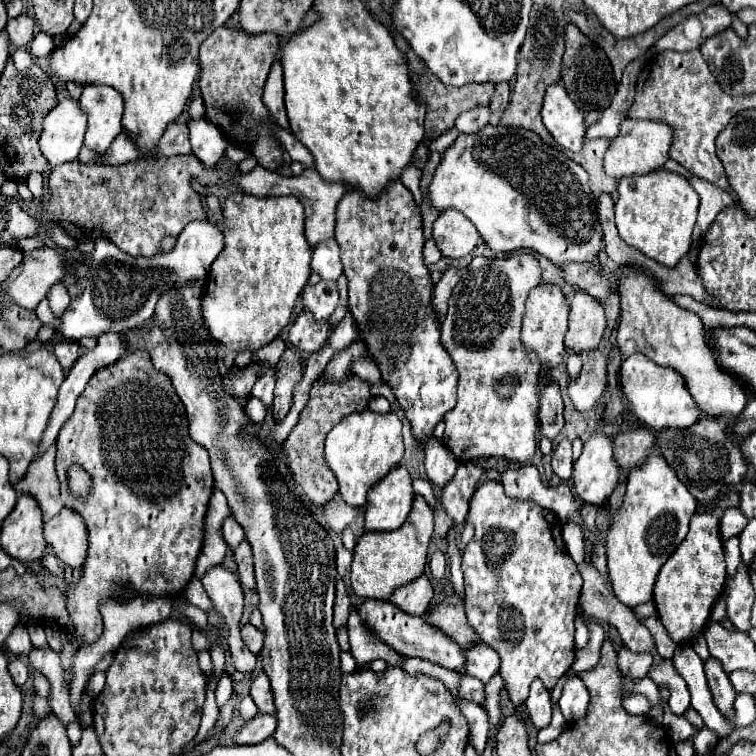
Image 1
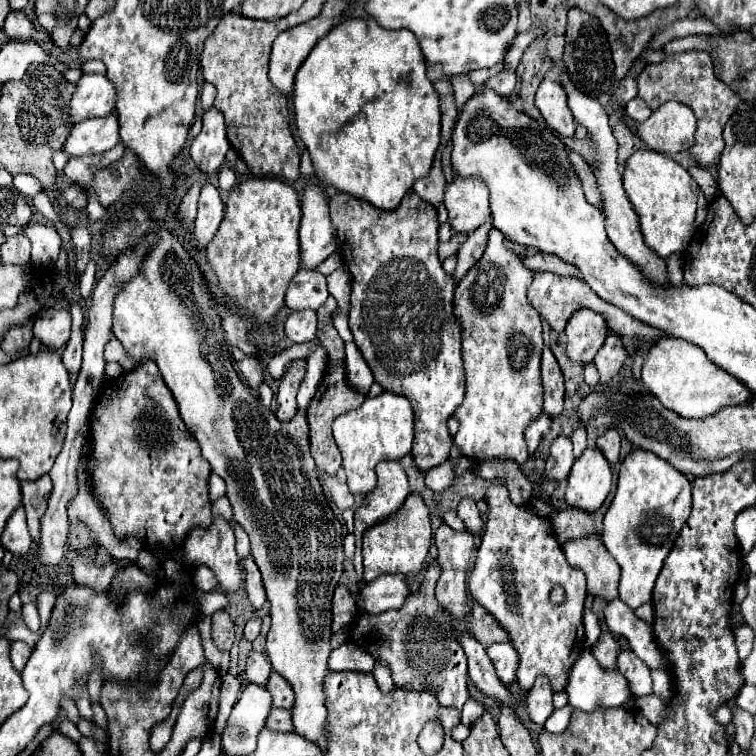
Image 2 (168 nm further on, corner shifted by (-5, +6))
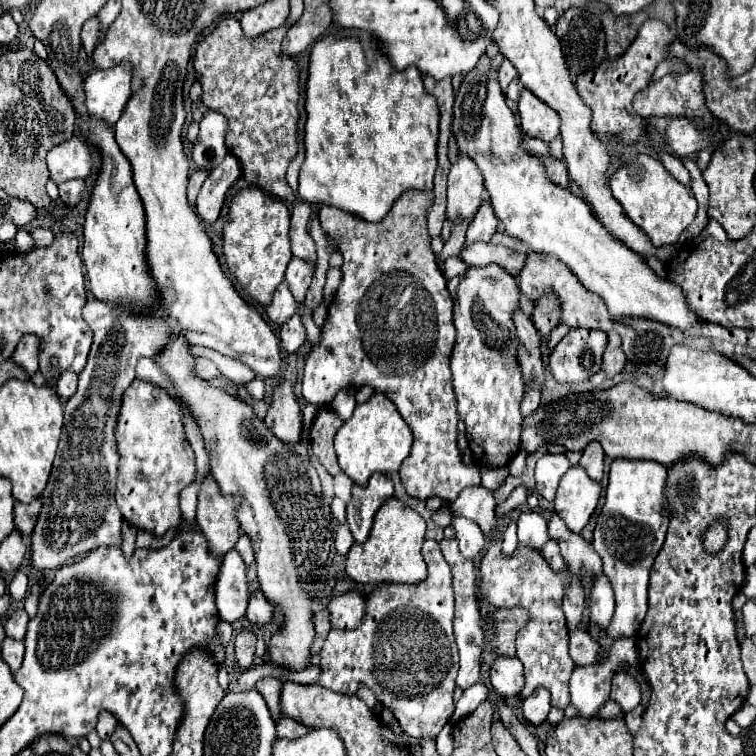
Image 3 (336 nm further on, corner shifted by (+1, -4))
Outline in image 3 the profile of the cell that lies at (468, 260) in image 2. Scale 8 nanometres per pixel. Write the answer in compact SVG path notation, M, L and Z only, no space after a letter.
M484 199L482 207L478 209L478 215L474 215L470 227L468 227L468 233L466 233L466 245L472 245L472 243L488 243L494 235L498 227L498 221L494 219L494 211L488 203L488 199Z

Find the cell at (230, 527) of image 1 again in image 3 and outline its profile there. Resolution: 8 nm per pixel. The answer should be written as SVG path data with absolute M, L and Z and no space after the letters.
M234 549L222 561L220 575L216 581L216 607L224 621L232 623L246 613L246 599L250 595L246 583L246 565L242 555Z

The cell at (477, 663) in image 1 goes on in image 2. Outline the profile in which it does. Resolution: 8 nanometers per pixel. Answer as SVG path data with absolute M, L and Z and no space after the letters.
M494 643L486 651L488 651L488 657L494 661L494 667L496 667L500 681L504 681L506 685L516 681L520 657L518 657L514 645L512 643Z

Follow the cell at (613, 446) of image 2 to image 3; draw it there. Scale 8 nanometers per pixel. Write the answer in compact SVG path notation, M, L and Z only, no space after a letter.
M592 441L586 445L586 449L582 451L580 465L588 471L588 475L594 481L602 481L602 477L604 477L604 451L598 441Z

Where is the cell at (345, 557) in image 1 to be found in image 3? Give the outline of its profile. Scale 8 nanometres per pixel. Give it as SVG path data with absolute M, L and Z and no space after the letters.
M348 523L340 525L338 531L336 531L336 551L338 551L340 555L346 555L346 553L350 551L352 543L354 543L354 539L352 539L352 533L350 533L350 529L348 529Z

